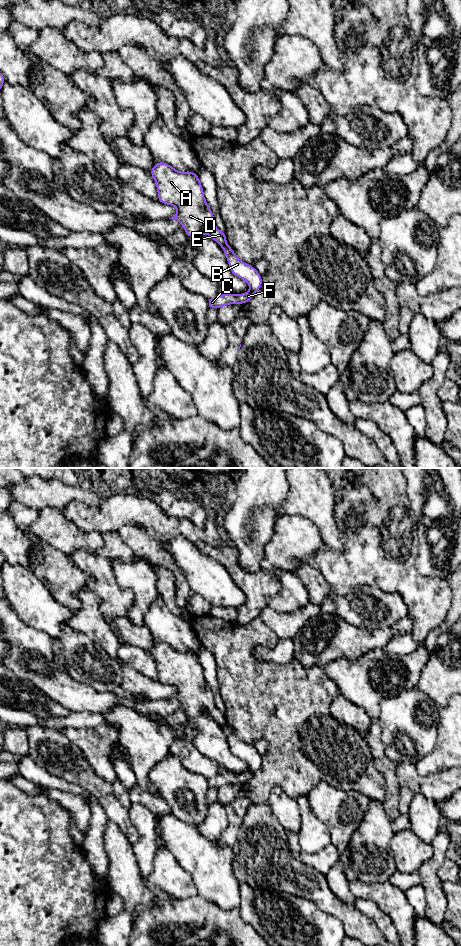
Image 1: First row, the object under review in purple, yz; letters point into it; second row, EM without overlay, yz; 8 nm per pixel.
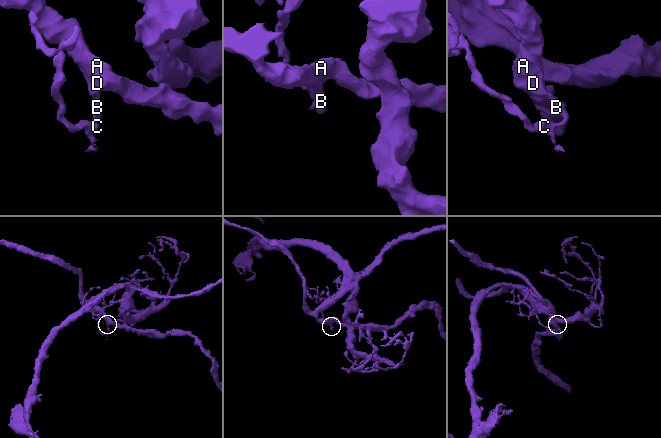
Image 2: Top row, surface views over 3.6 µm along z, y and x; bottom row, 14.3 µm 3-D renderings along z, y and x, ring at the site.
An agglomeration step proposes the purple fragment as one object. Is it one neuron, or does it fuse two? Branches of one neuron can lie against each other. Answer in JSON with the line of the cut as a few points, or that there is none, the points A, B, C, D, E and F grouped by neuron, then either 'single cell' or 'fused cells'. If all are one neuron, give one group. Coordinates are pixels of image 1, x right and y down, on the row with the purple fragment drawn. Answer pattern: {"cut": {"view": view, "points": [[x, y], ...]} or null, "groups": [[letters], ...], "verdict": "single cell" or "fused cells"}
{"cut": {"view": "yz", "points": [[226, 244], [222, 247]]}, "groups": [["A", "D", "E"], ["B", "C", "F"]], "verdict": "fused cells"}

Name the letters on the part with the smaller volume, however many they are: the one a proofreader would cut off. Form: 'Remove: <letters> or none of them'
Remove: B, C, F

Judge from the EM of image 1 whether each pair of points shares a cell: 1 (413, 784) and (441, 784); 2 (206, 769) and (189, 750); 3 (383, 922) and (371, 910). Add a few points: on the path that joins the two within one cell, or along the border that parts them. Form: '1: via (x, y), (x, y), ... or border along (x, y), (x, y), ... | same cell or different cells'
1: via (420, 783), (434, 784) | same cell
2: via (201, 764), (192, 755) | same cell
3: via (380, 919), (374, 913) | same cell

